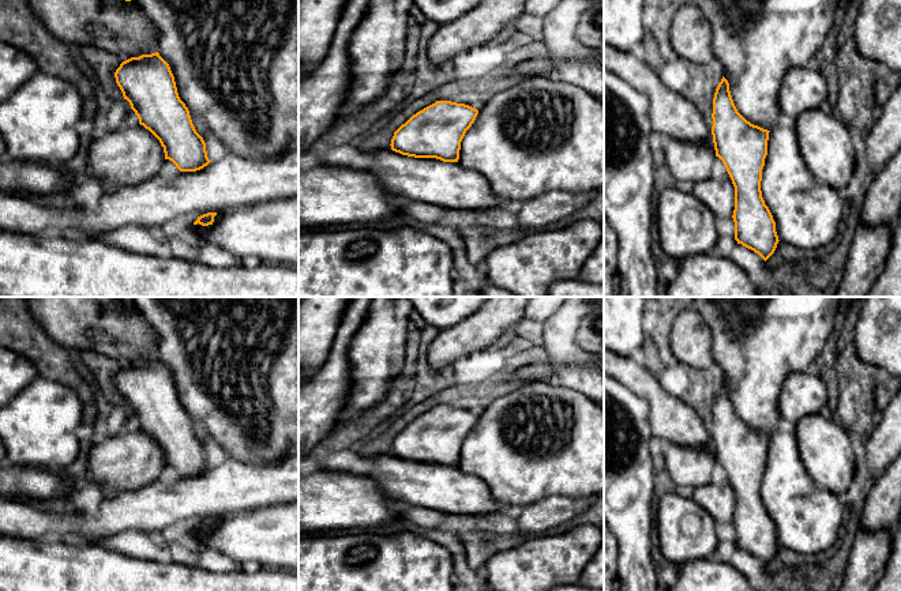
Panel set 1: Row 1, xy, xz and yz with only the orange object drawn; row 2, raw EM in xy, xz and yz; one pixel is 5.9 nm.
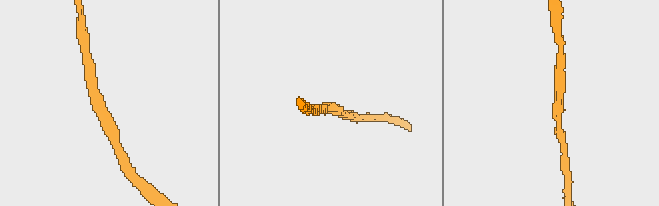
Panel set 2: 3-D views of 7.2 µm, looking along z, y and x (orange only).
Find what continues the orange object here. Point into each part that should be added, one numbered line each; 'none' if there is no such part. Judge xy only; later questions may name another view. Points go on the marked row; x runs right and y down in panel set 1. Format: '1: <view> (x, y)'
none

